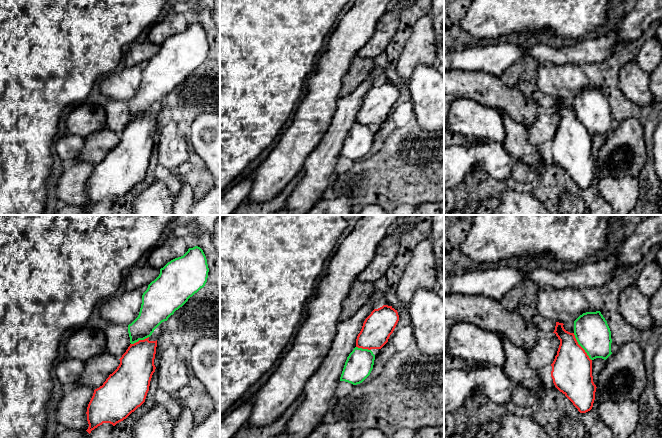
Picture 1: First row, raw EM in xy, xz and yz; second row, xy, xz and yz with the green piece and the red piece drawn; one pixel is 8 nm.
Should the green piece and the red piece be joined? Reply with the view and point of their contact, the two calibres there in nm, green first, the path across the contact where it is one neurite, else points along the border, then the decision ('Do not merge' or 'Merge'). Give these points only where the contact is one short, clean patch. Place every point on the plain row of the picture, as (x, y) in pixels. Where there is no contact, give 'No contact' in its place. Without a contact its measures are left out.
Touches green at yz (581, 122). Thickness 280 nm (green) against 320 nm. Merge

